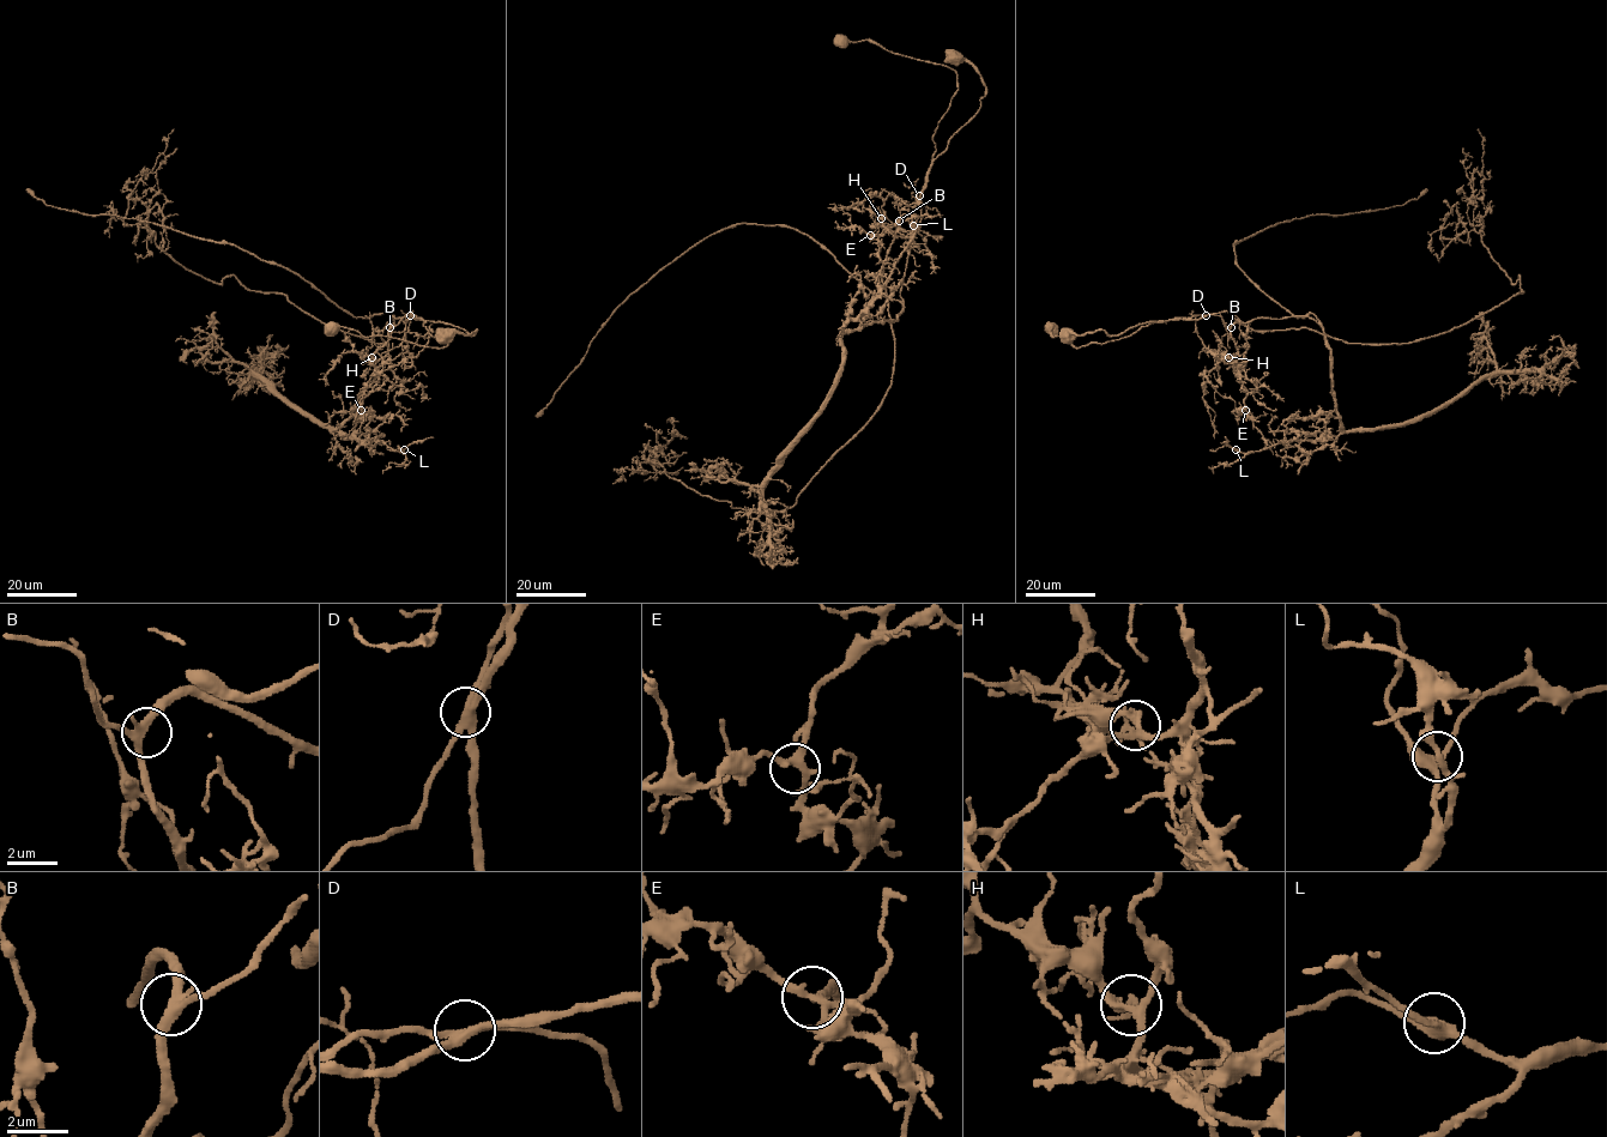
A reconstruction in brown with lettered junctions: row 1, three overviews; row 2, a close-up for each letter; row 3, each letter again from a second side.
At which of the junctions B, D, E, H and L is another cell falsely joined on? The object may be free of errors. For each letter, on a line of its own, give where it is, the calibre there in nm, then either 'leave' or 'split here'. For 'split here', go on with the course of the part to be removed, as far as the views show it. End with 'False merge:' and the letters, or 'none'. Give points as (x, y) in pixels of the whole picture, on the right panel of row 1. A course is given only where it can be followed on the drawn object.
B: at (1231, 327); 320 nm thick; leave
D: at (1206, 315); 280 nm thick; split here; foreign part runs (1206, 314), (1228, 327), (1407, 344), (1522, 292), (1467, 213), (1484, 167), (1478, 128)
E: at (1245, 410); 260 nm thick; leave
H: at (1228, 357); 280 nm thick; leave
L: at (1236, 449); 320 nm thick; leave
False merge: D

